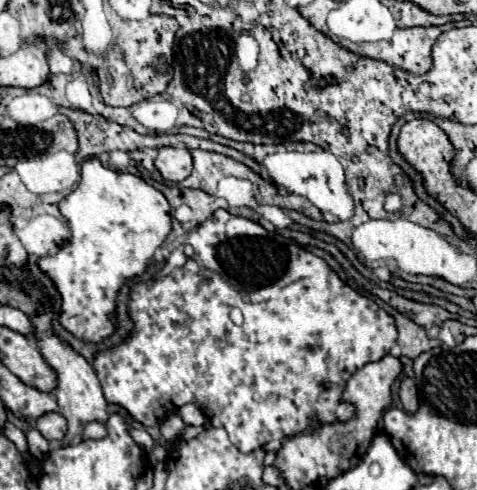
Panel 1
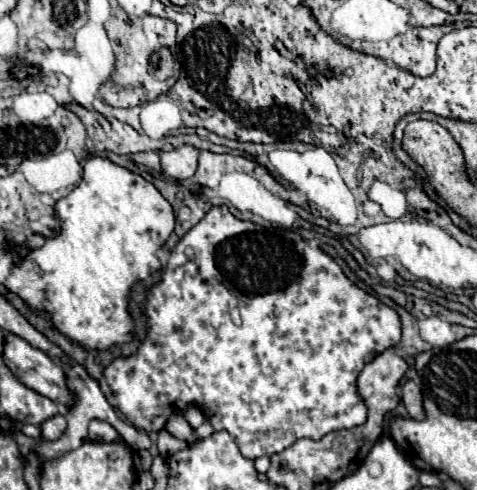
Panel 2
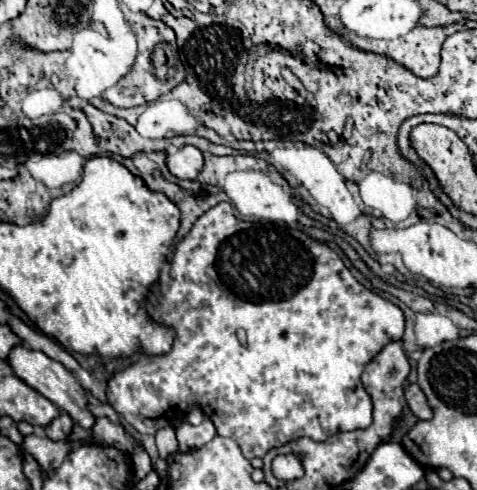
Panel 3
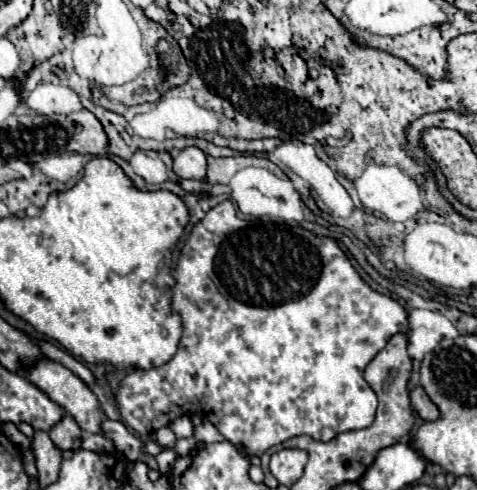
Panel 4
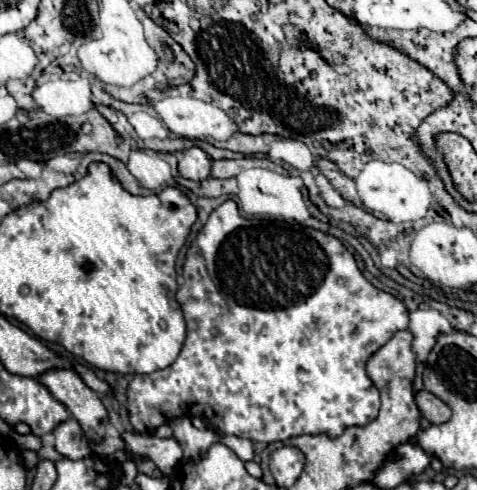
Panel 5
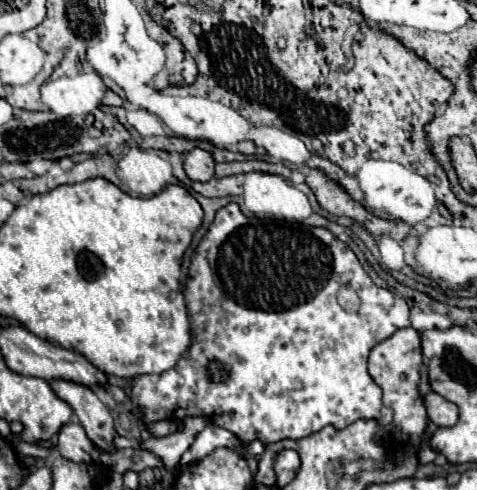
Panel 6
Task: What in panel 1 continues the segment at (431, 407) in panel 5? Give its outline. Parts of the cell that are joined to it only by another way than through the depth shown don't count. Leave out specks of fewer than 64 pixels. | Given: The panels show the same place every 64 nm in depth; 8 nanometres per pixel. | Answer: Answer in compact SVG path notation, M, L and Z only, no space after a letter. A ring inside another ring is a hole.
M402 378L398 394L400 394L404 410L410 412L410 414L416 412L416 408L418 408L418 392L416 392L416 386L414 386L412 378Z

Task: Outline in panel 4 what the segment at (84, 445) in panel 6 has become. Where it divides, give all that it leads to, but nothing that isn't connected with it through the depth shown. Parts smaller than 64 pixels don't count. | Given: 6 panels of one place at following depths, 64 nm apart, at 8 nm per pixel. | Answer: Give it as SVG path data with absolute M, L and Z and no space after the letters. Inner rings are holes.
M64 414L58 424L50 428L50 438L60 450L78 450L80 448L80 428L70 414Z

